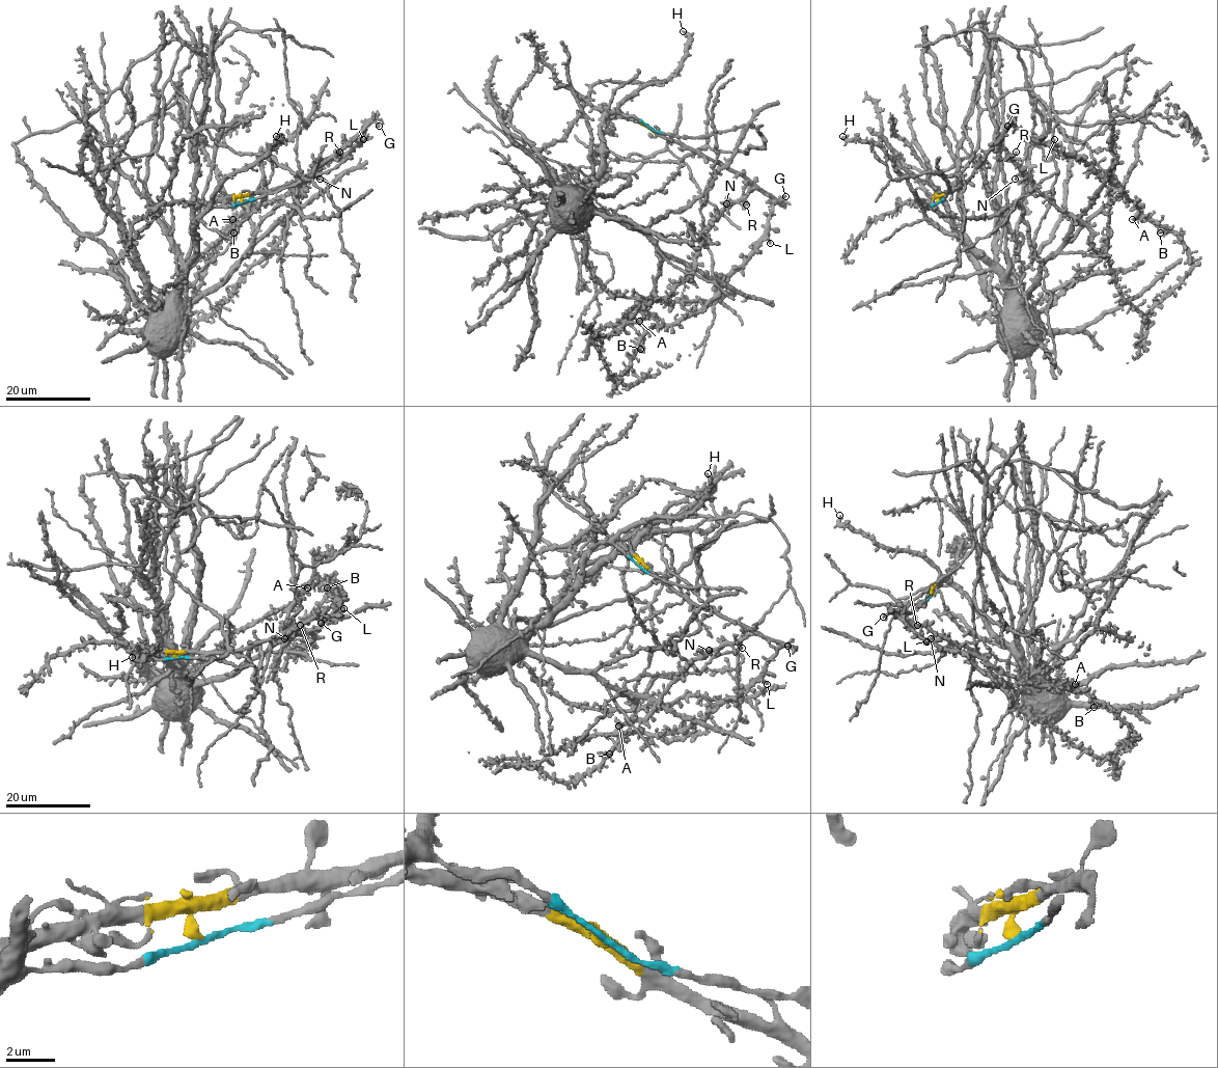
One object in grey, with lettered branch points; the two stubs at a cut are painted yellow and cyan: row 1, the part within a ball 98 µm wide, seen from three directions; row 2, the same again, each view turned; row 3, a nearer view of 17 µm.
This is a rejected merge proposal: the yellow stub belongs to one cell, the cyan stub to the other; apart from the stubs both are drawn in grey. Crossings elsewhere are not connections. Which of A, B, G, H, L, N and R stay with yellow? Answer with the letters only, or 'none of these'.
A, B, G, L, N, R

